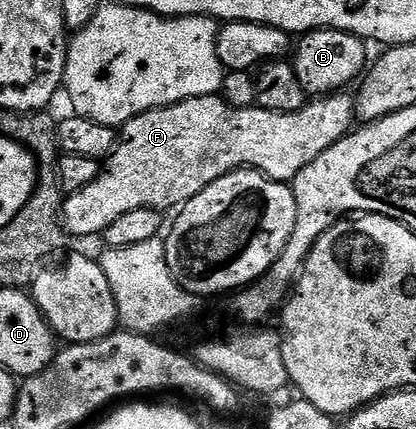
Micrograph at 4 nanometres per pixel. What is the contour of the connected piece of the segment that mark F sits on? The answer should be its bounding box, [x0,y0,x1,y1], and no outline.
[61,91,356,238]

